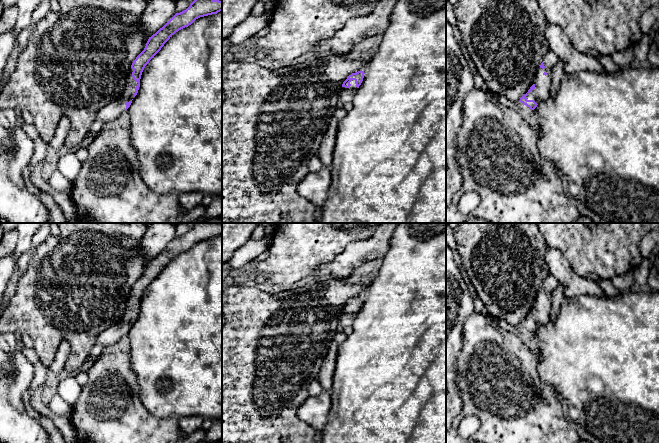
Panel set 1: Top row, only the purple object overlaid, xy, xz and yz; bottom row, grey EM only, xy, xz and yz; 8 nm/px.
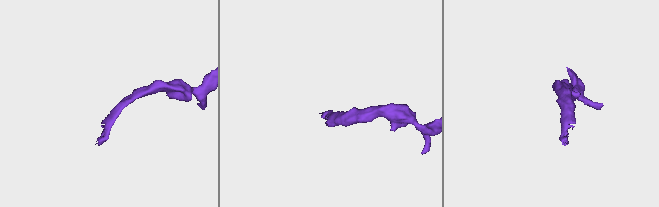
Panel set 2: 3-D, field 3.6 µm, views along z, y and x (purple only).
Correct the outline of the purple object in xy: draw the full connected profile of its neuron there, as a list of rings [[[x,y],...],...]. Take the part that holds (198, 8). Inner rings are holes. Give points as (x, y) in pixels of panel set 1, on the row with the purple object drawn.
[[[194,0],[190,6],[176,13],[162,28],[149,37],[144,50],[133,61],[127,85],[122,95],[97,112],[96,120],[107,123],[118,118],[126,111],[140,87],[140,79],[145,66],[161,50],[164,44],[179,30],[188,27],[196,19],[222,11],[222,1]]]

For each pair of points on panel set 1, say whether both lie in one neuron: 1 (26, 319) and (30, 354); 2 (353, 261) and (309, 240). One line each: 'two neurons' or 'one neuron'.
1: two neurons
2: two neurons

